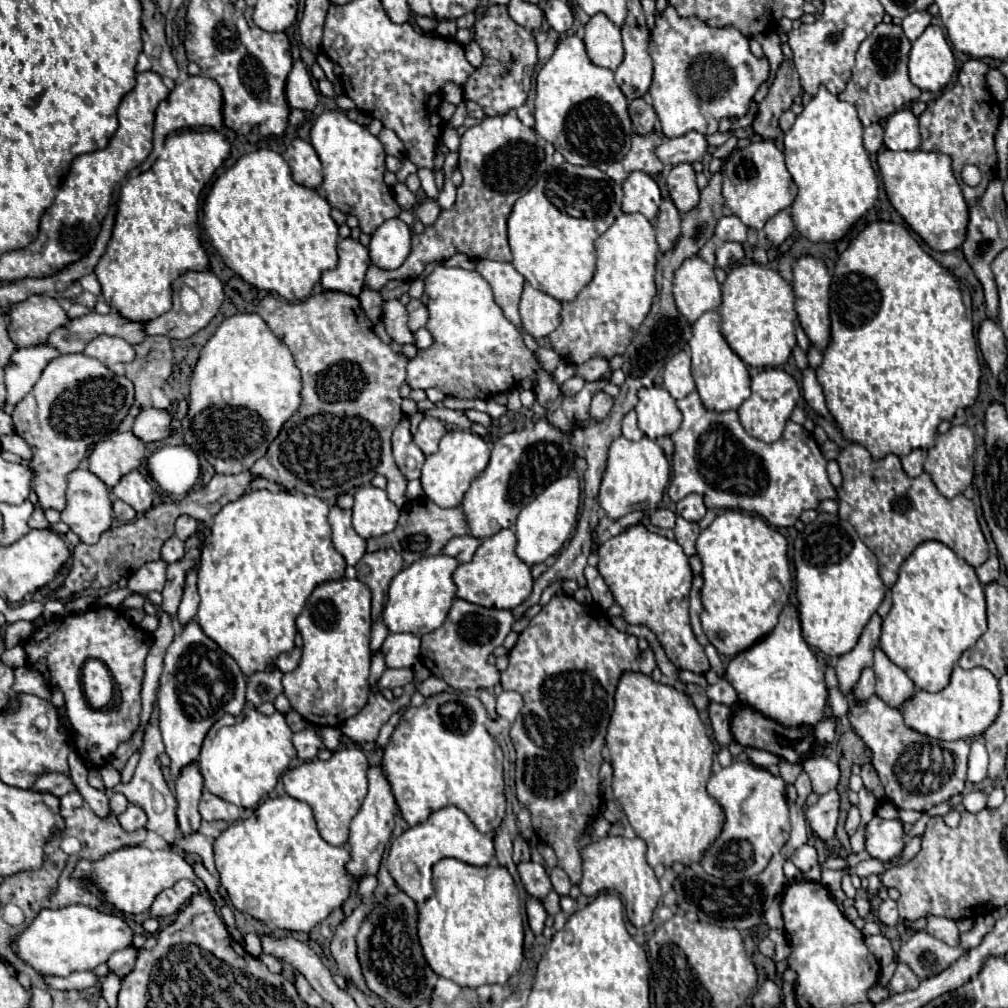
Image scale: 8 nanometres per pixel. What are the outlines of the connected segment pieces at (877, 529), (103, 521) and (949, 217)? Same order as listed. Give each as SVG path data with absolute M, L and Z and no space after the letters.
M862 444L846 446L836 458L842 472L842 488L838 488L838 506L842 520L854 524L858 536L874 548L880 564L880 576L888 588L898 580L900 564L912 554L912 550L926 542L938 540L952 548L962 560L978 568L988 558L988 544L976 518L976 506L966 496L958 494L952 500L944 498L934 486L932 478L922 472L910 478L902 472L900 458L888 454L874 460Z
M74 470L68 476L68 490L66 490L66 508L62 512L62 522L70 526L74 534L80 536L84 544L96 544L112 524L112 500L110 500L110 490L106 484L92 474L90 470Z
M878 152L880 176L888 194L888 200L896 212L914 228L922 240L934 250L954 250L966 240L966 226L969 221L969 207L962 196L960 184L952 174L950 156L942 152Z

